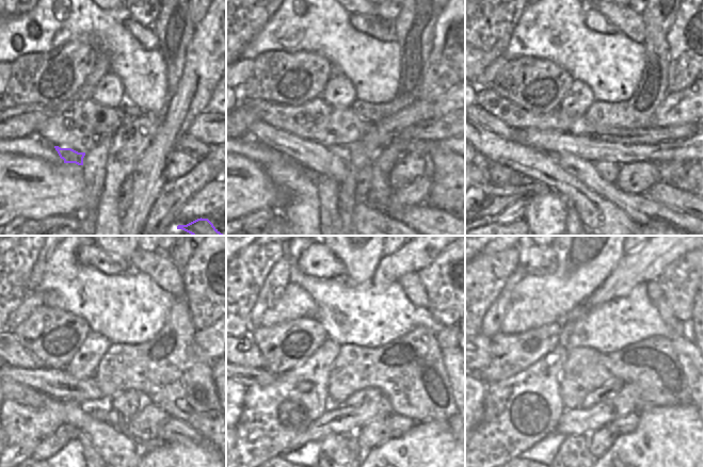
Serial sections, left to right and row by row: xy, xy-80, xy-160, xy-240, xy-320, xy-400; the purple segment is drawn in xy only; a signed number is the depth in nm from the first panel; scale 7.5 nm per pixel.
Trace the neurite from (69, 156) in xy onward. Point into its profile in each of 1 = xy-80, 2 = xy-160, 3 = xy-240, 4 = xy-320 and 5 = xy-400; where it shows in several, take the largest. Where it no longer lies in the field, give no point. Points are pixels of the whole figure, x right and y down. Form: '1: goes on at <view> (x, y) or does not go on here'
1: goes on at xy-80 (319, 160)
2: goes on at xy-160 (642, 210)
3: goes on at xy-240 (104, 412)
4: does not go on here
5: does not go on here

